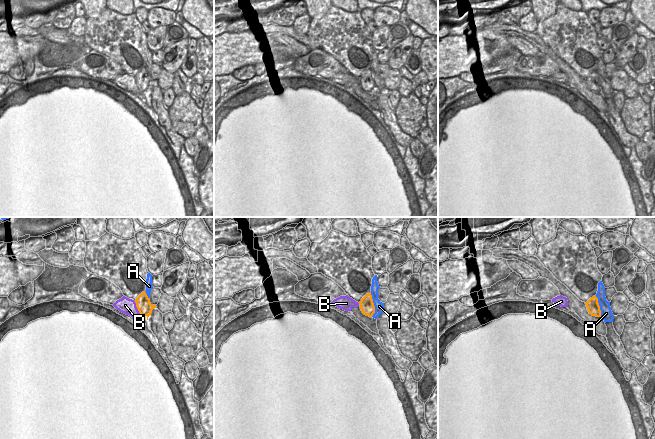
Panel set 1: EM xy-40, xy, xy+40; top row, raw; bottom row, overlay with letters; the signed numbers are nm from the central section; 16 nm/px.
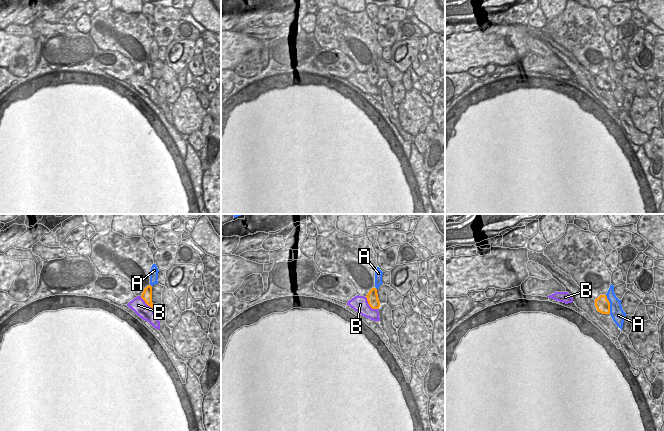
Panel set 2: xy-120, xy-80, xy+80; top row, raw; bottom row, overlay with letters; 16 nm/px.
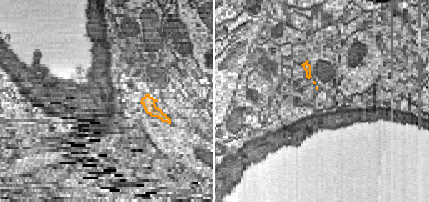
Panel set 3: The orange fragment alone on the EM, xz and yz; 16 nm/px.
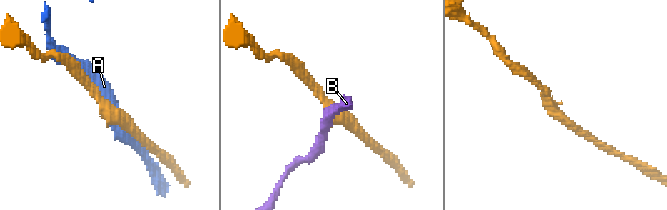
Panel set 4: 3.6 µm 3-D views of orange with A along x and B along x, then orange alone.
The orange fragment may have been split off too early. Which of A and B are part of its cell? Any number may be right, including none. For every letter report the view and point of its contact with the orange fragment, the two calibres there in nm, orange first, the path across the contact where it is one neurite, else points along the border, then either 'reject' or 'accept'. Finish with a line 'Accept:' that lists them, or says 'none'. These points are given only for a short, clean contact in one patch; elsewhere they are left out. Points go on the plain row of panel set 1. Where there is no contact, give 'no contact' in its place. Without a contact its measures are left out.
A: xy (373, 81) | 240/160 nm | reject
B: xy-40 (137, 84) | 240/260 nm | along xy-40 (134, 77), (138, 88), (142, 92) | reject
Accept: none

